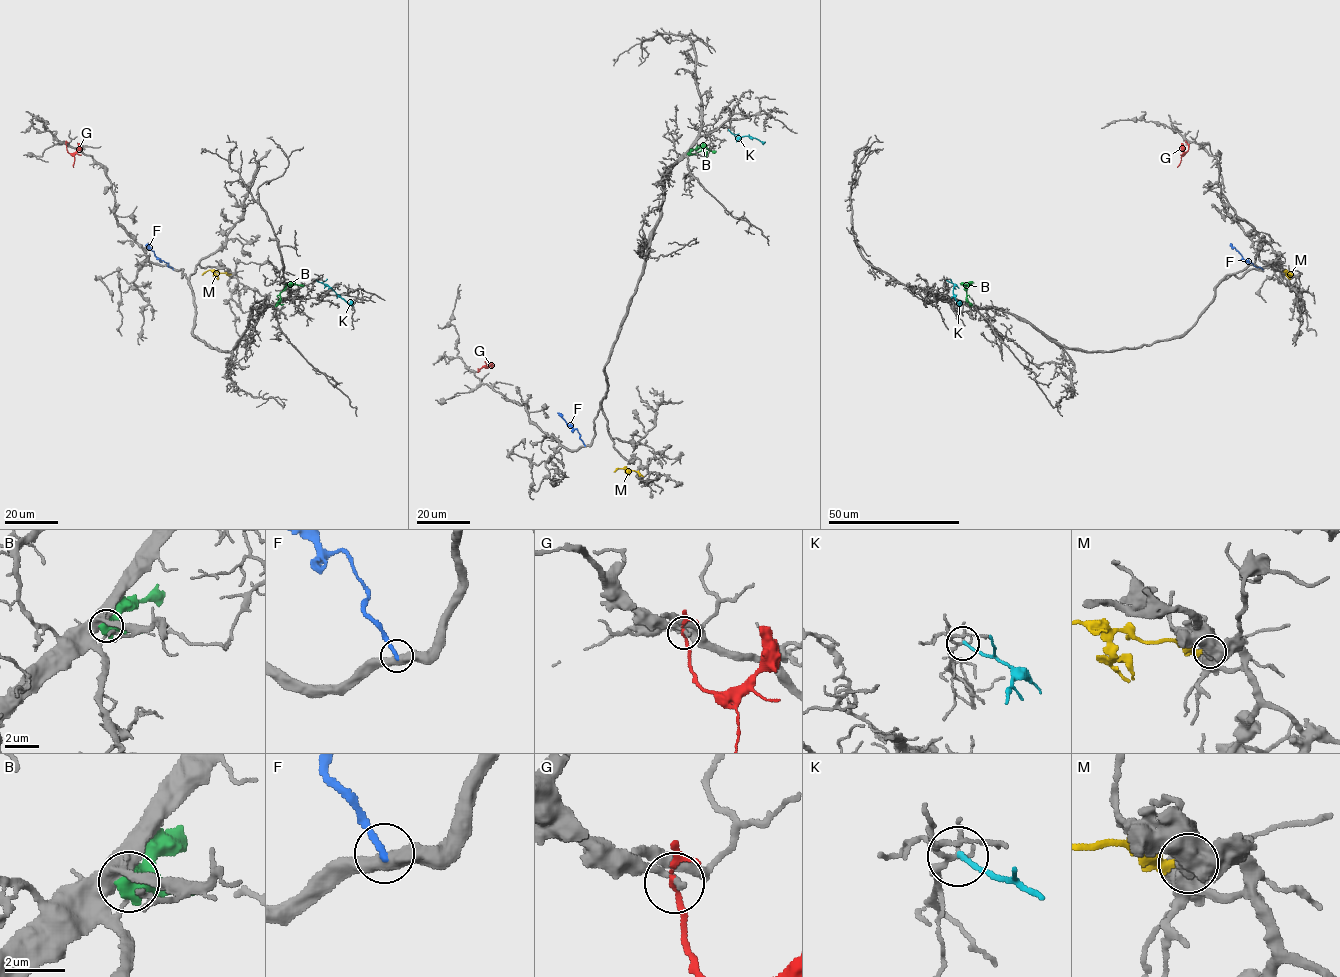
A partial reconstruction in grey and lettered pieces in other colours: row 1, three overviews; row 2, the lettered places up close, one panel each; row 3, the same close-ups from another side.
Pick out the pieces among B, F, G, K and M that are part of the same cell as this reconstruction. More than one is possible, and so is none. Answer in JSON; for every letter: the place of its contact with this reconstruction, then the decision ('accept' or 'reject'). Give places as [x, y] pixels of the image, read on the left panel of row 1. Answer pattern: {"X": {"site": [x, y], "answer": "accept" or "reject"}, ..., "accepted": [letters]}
{"B": {"site": [276, 304], "answer": "reject"}, "F": {"site": [173, 269], "answer": "reject"}, "G": {"site": [66, 144], "answer": "reject"}, "K": {"site": [316, 280], "answer": "reject"}, "M": {"site": [230, 274], "answer": "reject"}, "accepted": []}

